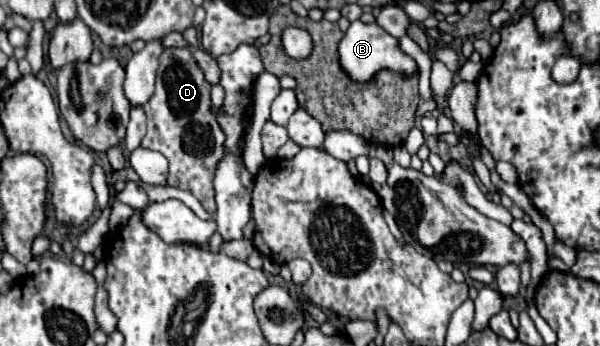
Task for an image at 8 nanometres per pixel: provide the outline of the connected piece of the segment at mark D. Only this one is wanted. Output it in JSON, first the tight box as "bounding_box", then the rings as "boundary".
{"bounding_box":[142,48,224,214],"boundary":[[[168,48],[160,56],[156,74],[156,90],[144,104],[148,130],[142,140],[144,148],[158,150],[168,160],[168,186],[192,192],[208,214],[216,212],[214,202],[214,170],[224,154],[224,134],[212,116],[210,84],[202,76],[188,48]]]}

